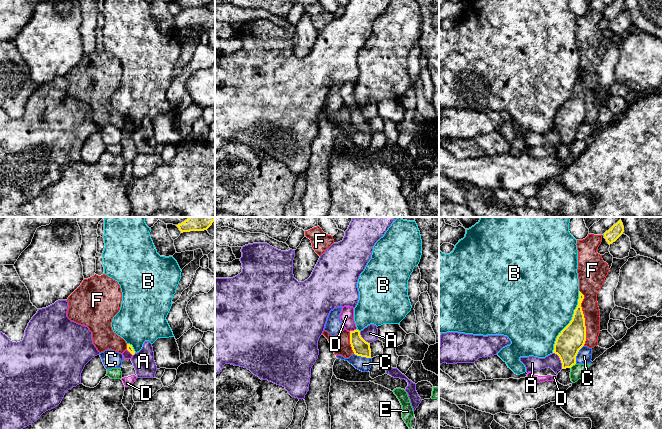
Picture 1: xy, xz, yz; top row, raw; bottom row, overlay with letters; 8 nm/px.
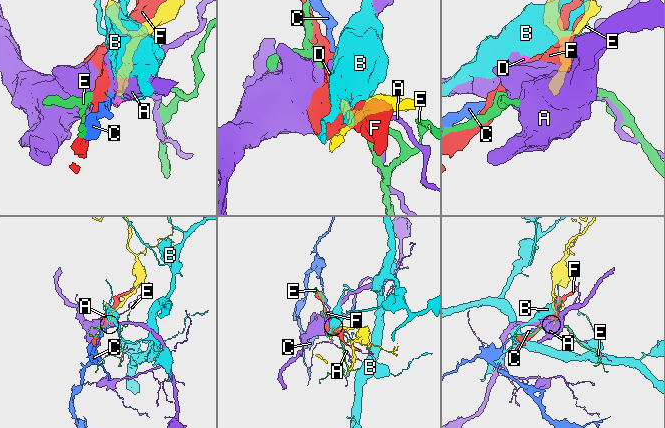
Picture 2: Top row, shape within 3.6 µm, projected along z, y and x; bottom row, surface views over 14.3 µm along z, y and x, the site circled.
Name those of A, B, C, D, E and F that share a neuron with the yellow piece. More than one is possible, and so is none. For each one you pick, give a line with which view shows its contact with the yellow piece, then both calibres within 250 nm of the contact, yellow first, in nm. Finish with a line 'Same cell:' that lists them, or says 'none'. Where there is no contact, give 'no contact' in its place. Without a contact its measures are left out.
D: contact in xz; calibres 140 and 110 nm
Same cell: D

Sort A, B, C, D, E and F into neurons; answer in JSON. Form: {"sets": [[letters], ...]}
{"sets": [["A"], ["B"], ["C"], ["D"], ["E"], ["F"]]}

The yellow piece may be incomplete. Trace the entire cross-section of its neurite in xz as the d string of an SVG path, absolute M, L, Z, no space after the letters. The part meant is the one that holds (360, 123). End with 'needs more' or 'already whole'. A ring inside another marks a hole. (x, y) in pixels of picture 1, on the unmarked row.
M350 82L342 83L339 91L345 105L350 108L350 120L355 131L371 134L370 119L366 118L360 111L354 97L354 84Z; needs more

